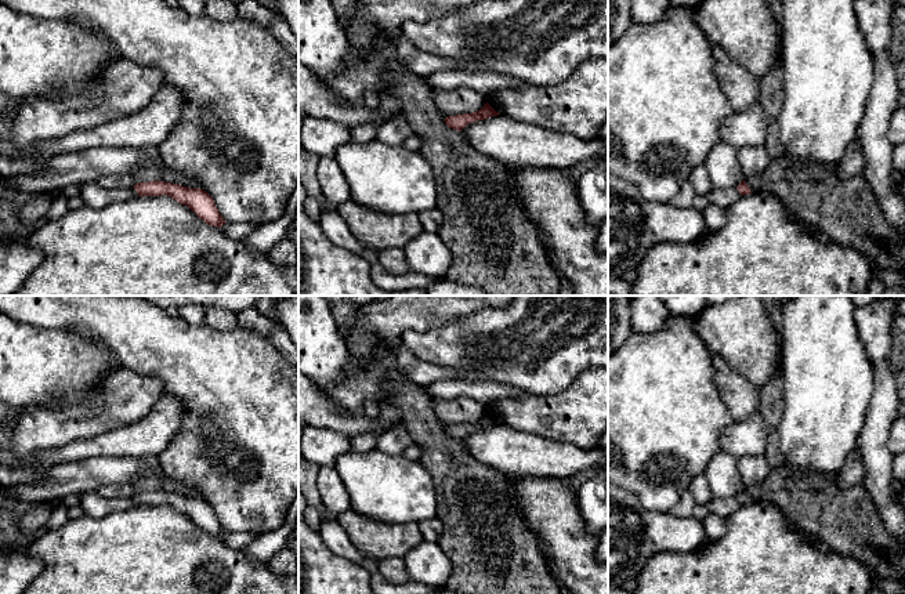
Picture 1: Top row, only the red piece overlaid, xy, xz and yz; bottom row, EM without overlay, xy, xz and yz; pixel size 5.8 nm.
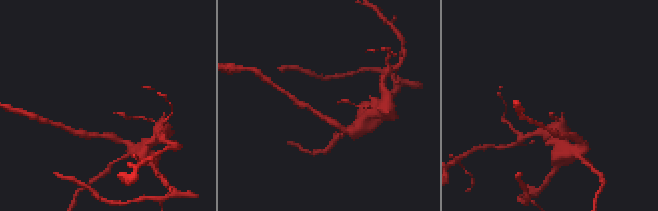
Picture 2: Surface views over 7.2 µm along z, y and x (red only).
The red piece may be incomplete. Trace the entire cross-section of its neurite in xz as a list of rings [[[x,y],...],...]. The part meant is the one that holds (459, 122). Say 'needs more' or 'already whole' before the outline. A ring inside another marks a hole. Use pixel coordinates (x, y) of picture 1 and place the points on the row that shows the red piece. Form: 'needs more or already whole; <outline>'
already whole; [[[488,102],[477,112],[463,113],[445,117],[445,124],[453,130],[461,131],[467,124],[497,116],[497,113]]]

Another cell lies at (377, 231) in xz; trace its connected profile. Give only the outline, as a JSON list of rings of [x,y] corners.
[[[347,200],[336,207],[354,236],[369,249],[403,249],[424,232],[417,214],[387,214]]]

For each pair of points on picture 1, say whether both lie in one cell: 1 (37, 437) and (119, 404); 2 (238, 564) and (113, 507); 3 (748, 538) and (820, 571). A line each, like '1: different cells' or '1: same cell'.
1: same cell
2: different cells
3: same cell

